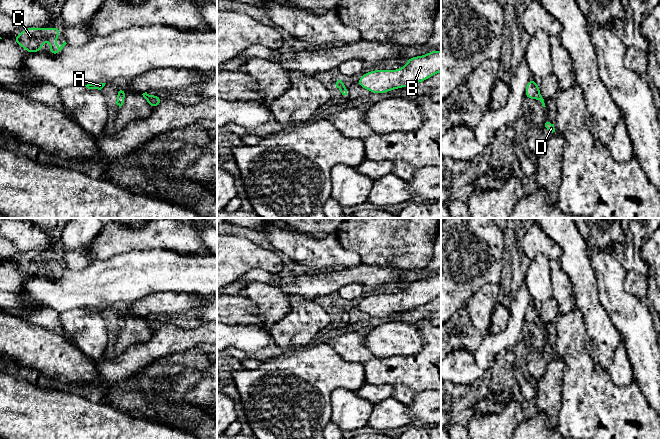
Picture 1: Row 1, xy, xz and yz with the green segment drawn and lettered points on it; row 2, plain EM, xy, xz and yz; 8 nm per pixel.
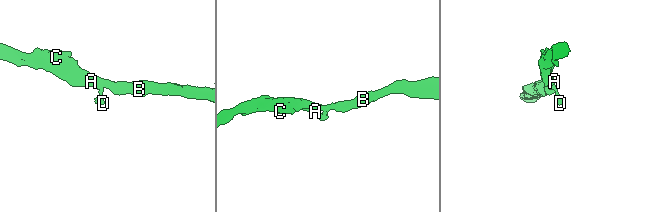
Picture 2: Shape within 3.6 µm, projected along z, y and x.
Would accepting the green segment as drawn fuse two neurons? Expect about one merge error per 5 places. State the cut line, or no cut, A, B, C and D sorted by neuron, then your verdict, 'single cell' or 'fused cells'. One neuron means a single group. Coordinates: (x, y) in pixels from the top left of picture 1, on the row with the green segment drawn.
no cut; A B C D; single cell

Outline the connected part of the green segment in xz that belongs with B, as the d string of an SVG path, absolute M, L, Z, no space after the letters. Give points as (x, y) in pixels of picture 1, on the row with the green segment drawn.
M441 51L410 57L405 66L397 70L373 70L362 74L357 85L370 93L384 94L402 87L416 85L441 72Z

